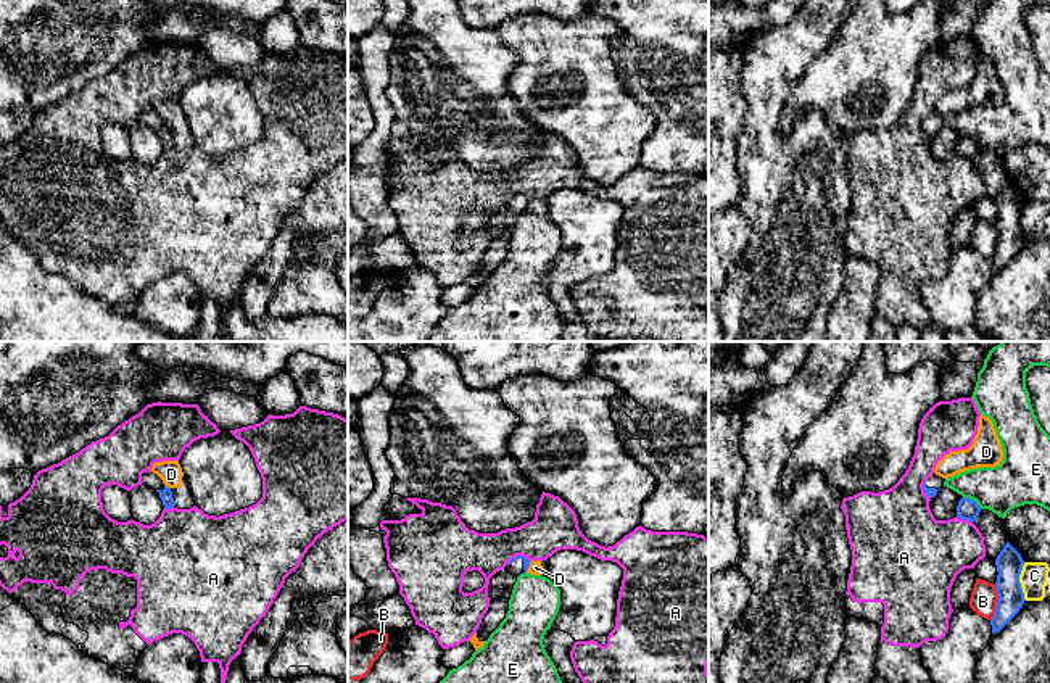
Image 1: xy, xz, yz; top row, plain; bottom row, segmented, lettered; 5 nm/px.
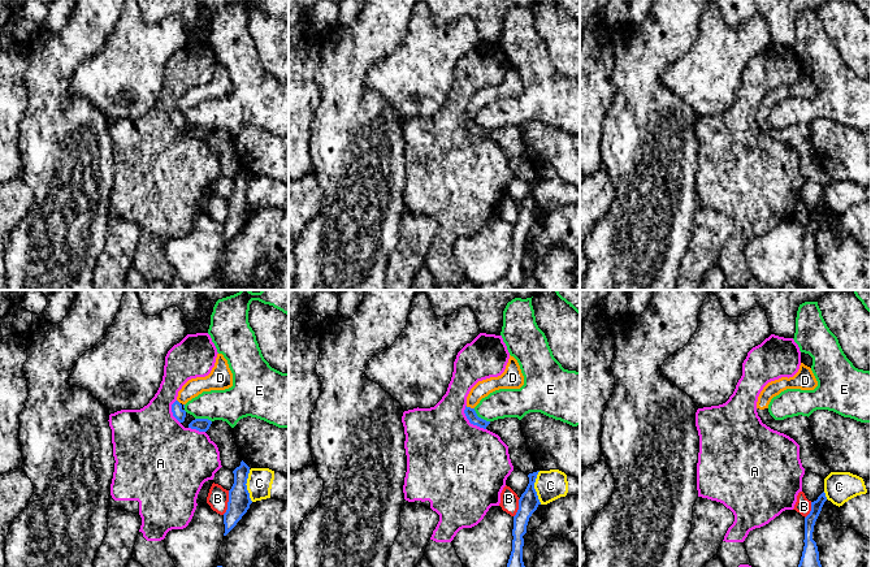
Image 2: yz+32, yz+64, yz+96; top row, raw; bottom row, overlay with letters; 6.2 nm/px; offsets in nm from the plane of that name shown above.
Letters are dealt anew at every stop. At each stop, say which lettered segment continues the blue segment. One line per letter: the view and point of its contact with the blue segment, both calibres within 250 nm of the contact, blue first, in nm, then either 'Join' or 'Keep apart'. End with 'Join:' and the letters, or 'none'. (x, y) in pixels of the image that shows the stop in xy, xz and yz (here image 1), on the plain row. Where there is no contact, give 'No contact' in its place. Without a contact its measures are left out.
A: Touches blue at yz (965, 158). Thickness 110 nm (blue) against 340 nm. Keep apart
B: Touches blue at yz (997, 242). Thickness 130 nm (blue) against 140 nm. Keep apart
C: Touches blue at yz (1018, 221). Thickness 130 nm (blue) against 140 nm. Keep apart
D: Touches blue at xy (168, 126). Thickness 60 nm (blue) against 120 nm. Keep apart
E: Touches blue at yz (973, 140). Thickness 110 nm (blue) against 240 nm. Keep apart
Join: none

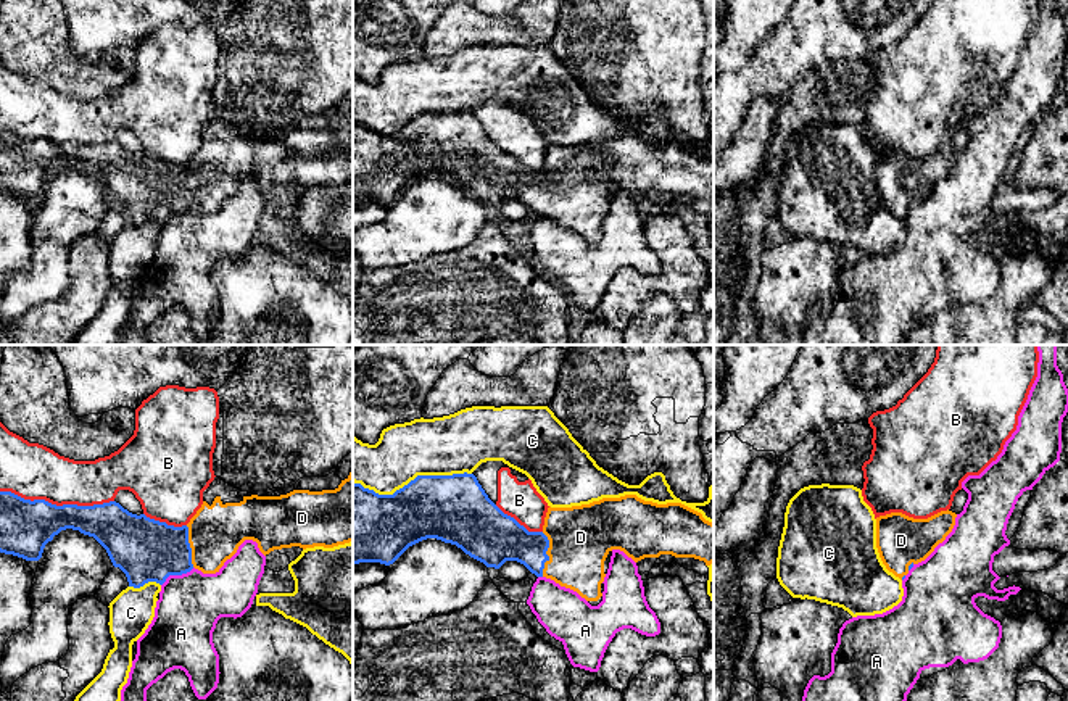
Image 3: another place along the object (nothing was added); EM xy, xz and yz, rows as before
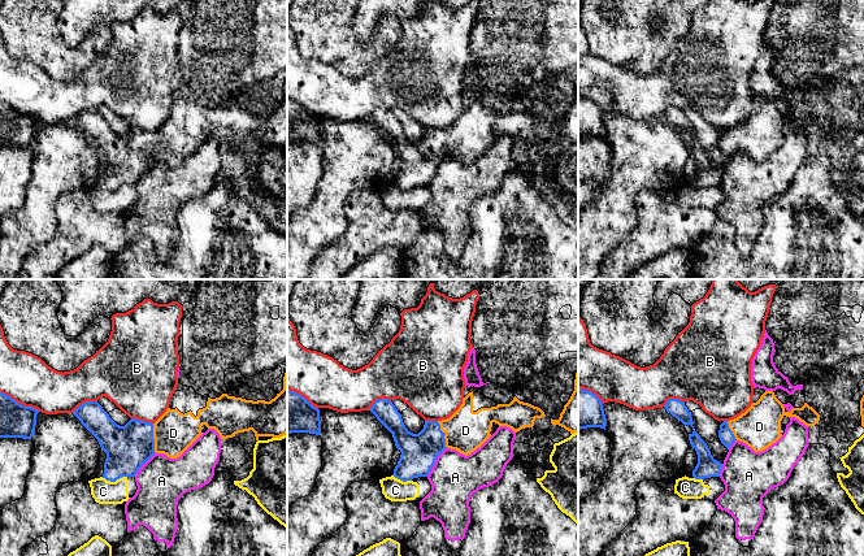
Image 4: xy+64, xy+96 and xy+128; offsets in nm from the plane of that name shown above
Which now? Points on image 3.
A: Touches blue at xy (176, 213). Thickness 320 nm (blue) against 320 nm. Keep apart
B: Touches blue at xy (55, 144). Thickness 260 nm (blue) against 280 nm. Keep apart
C: Touches blue at xz (411, 120). Thickness 340 nm (blue) against 300 nm. Keep apart
D: Touches blue at xz (546, 194). Thickness 240 nm (blue) against 320 nm. Join
Join: D

